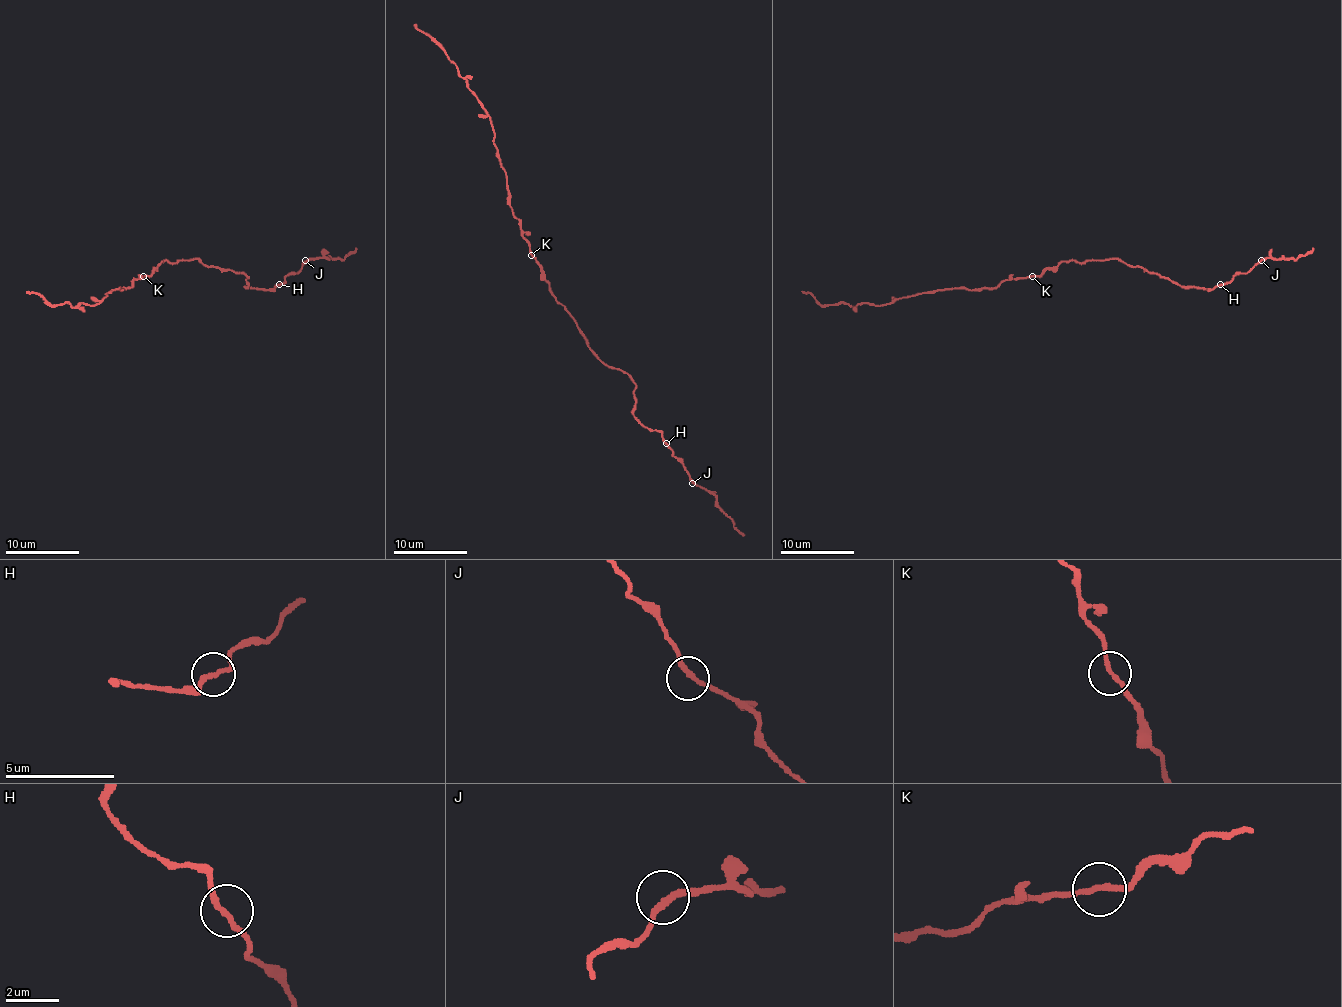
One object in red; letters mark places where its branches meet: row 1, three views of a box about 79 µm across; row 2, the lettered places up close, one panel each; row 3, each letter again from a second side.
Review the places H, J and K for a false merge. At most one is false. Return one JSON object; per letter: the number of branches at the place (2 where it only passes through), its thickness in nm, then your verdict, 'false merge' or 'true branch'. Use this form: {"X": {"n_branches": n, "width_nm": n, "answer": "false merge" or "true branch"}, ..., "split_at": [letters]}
{"H": {"n_branches": 2, "width_nm": 200, "answer": "true branch"}, "J": {"n_branches": 2, "width_nm": 200, "answer": "true branch"}, "K": {"n_branches": 2, "width_nm": 200, "answer": "false merge"}, "split_at": ["K"]}

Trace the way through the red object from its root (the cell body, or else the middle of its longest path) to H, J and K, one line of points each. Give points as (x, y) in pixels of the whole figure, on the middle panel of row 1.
H: (555, 298), (589, 348), (629, 376), (635, 383), (633, 415), (666, 443)
J: (555, 298), (589, 348), (635, 383), (633, 415), (661, 433), (692, 483)
K: (555, 298), (544, 278), (542, 267), (531, 254)

